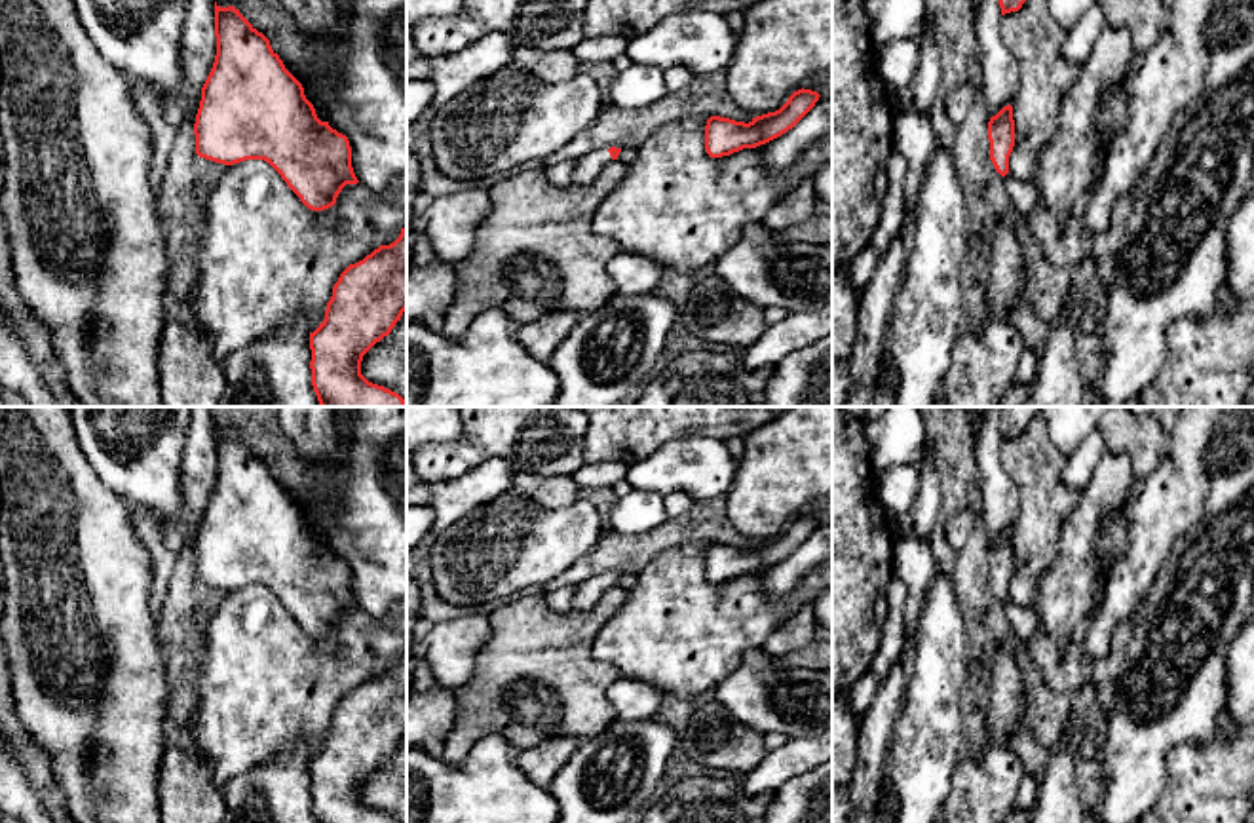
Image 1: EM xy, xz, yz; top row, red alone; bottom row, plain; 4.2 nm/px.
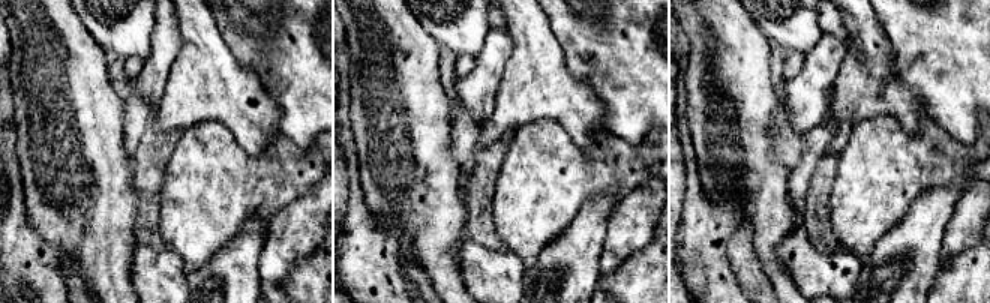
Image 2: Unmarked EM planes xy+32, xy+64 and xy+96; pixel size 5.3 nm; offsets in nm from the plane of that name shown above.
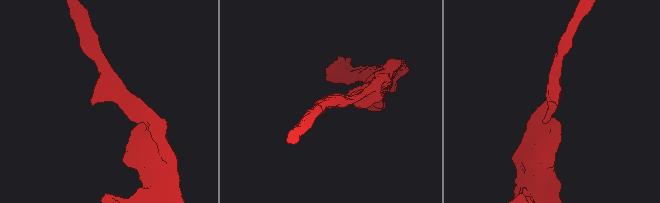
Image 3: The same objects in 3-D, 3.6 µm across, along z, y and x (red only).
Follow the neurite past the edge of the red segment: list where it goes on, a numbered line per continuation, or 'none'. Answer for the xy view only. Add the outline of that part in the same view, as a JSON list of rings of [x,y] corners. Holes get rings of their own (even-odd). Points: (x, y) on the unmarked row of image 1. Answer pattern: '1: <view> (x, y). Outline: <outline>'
none

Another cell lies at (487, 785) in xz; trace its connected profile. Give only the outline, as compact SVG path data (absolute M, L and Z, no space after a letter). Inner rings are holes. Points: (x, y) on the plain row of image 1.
M500 736L479 739L460 764L407 747L407 823L557 823L559 804L519 766Z

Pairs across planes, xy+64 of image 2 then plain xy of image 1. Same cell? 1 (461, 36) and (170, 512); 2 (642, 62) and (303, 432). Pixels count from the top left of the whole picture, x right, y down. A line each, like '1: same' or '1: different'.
1: same
2: different

